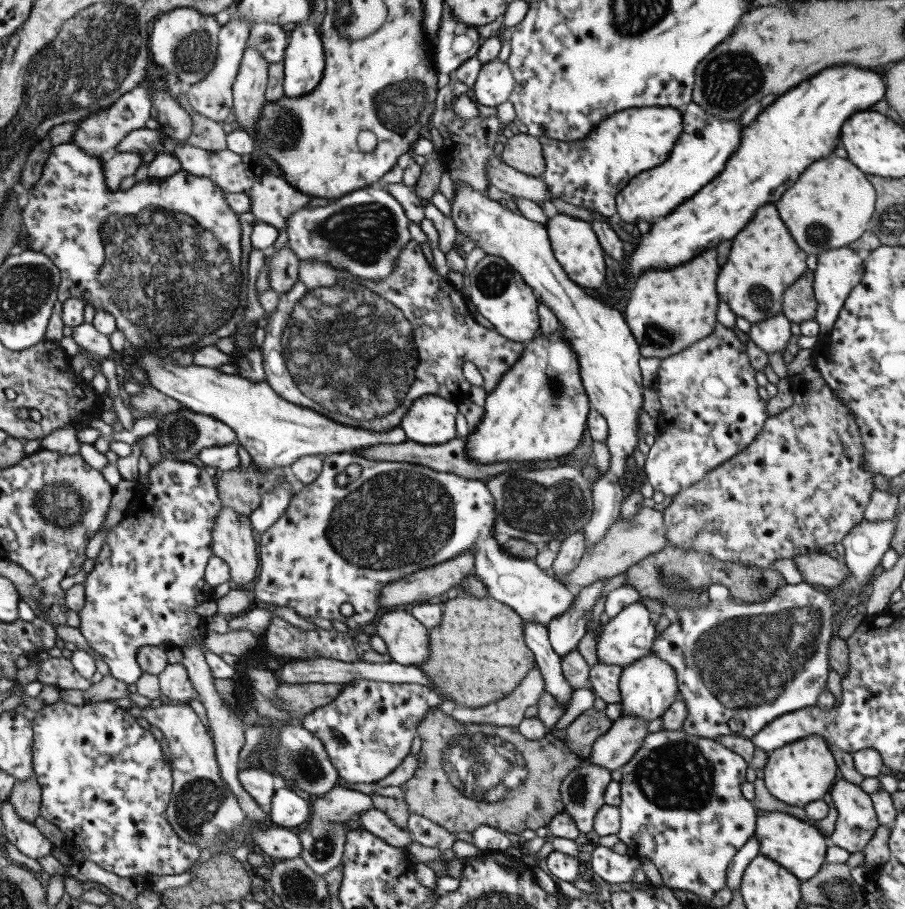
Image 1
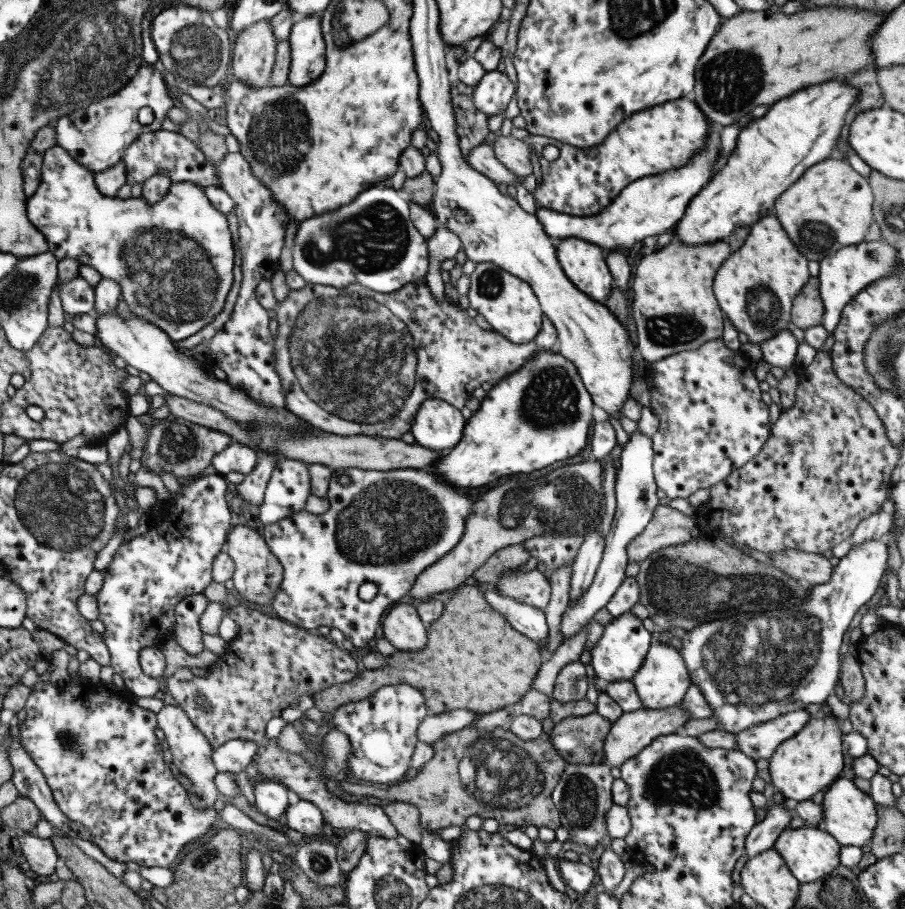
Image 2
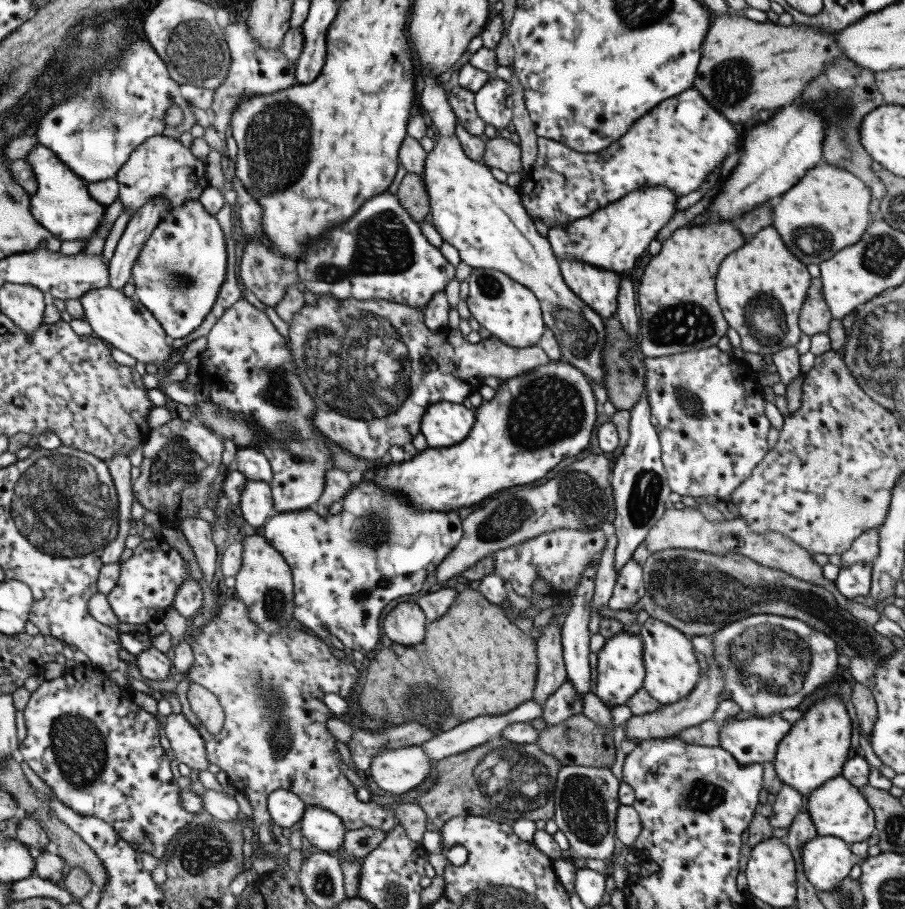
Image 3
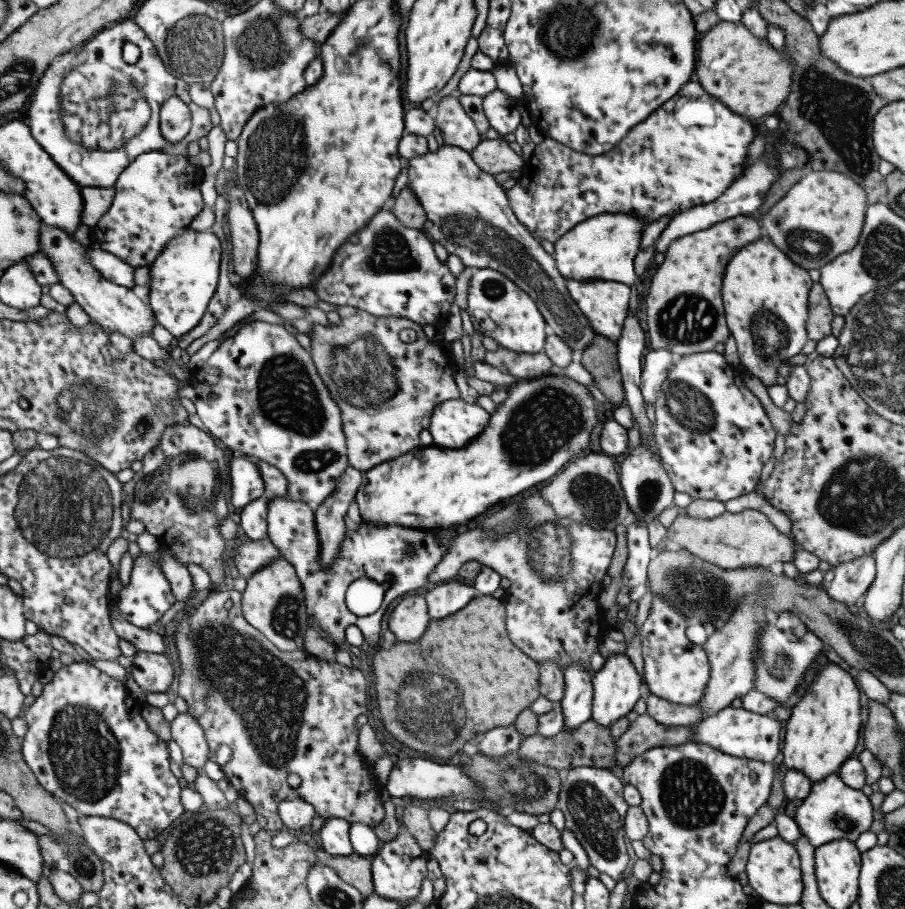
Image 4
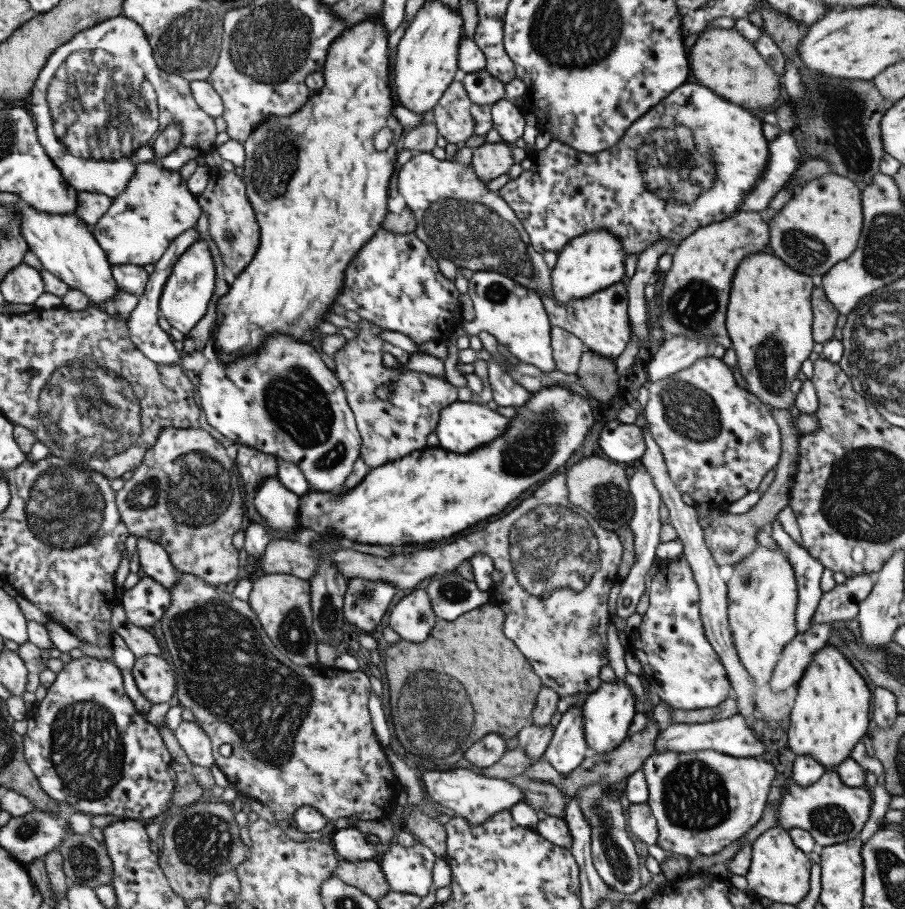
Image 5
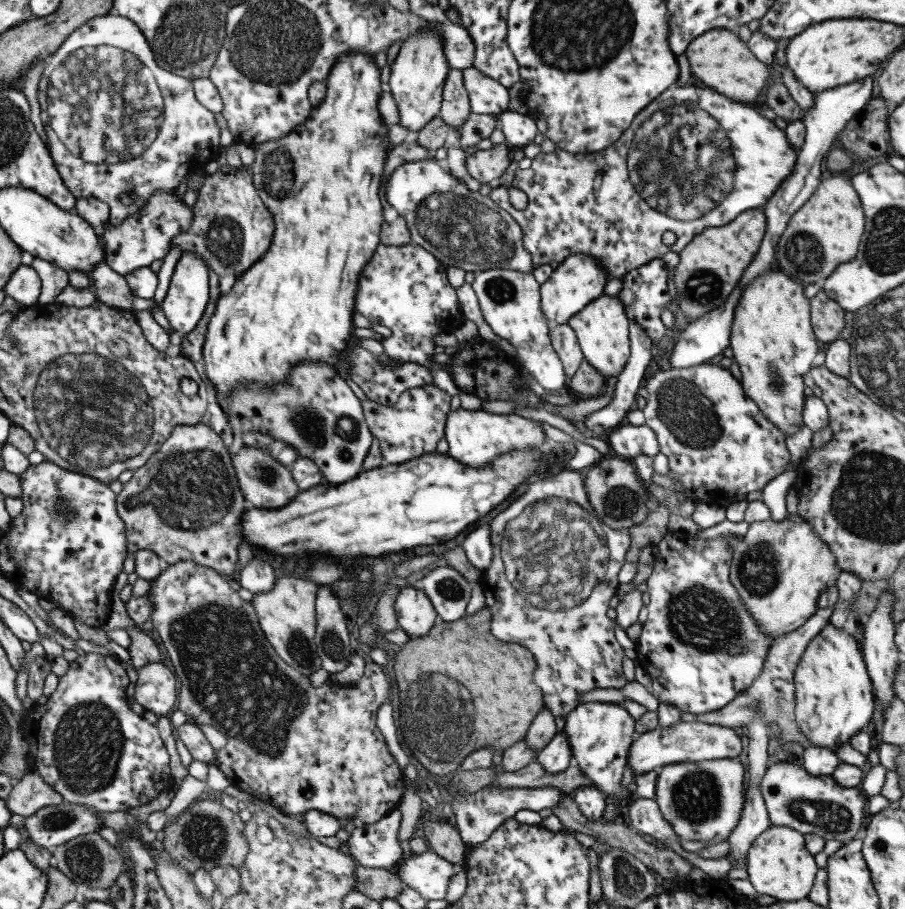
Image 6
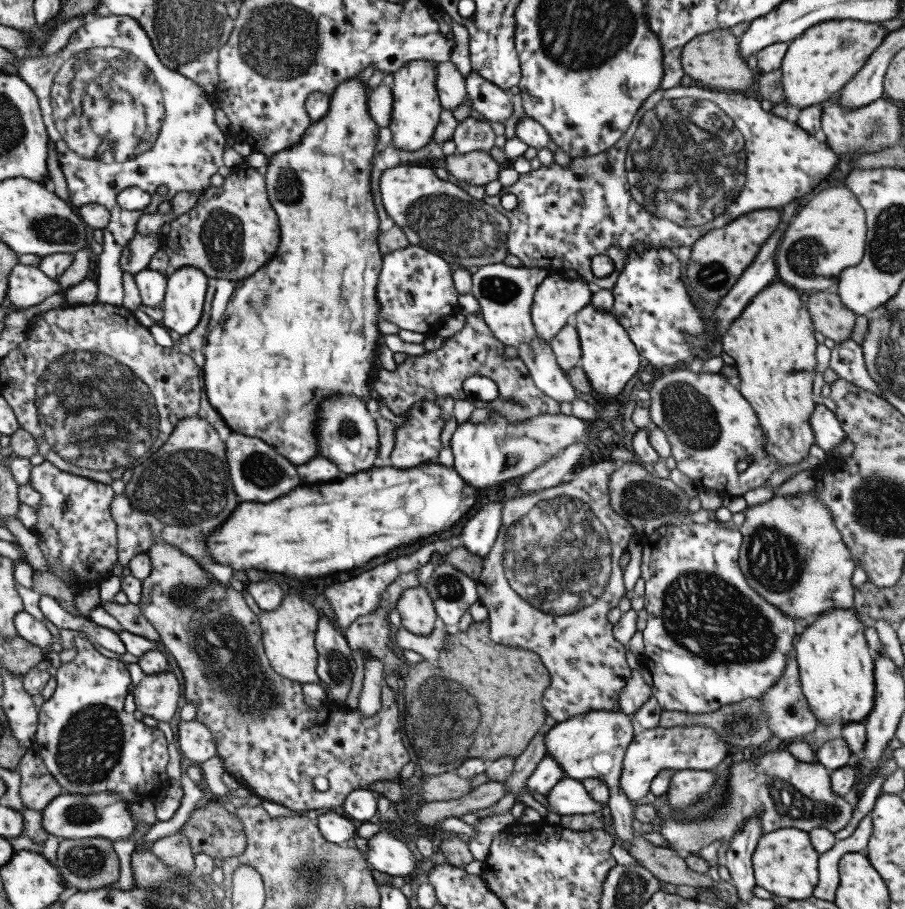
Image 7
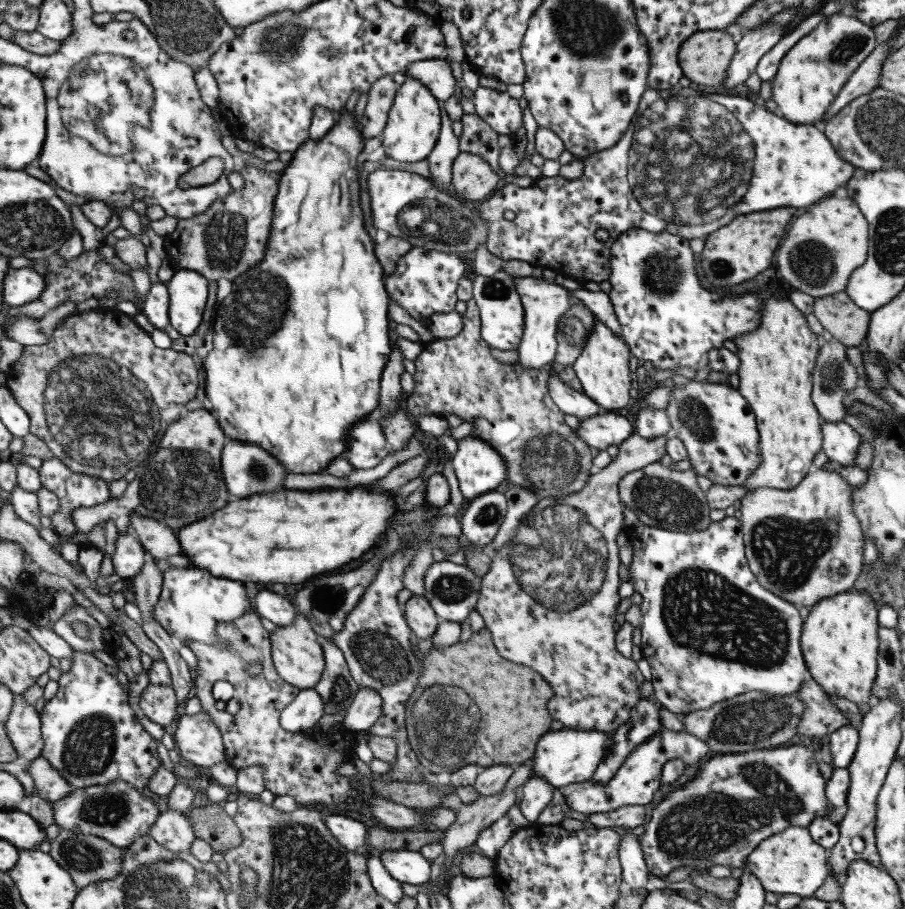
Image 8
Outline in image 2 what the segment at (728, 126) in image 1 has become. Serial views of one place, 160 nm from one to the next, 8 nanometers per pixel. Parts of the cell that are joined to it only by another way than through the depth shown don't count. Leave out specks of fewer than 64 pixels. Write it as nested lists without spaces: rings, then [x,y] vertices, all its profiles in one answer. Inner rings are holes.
[[[709,121],[702,151],[695,153],[681,168],[666,170],[655,176],[644,176],[629,182],[599,213],[577,217],[548,208],[537,208],[534,215],[537,217],[537,222],[541,223],[542,229],[554,241],[575,237],[596,244],[603,252],[619,251],[626,254],[629,248],[633,248],[636,242],[645,236],[657,236],[674,226],[683,216],[689,201],[703,188],[703,185],[708,184],[713,175],[711,170],[719,167],[717,163],[720,162],[719,158],[719,133],[713,129]]]

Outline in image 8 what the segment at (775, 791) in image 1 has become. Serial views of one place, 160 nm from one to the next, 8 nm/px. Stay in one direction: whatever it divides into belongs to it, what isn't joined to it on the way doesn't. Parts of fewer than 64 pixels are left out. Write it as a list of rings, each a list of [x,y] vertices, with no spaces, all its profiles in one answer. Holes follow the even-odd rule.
[[[851,590],[840,592],[835,596],[822,598],[809,608],[809,612],[800,632],[800,649],[802,657],[808,670],[807,674],[824,690],[824,693],[831,696],[838,696],[851,701],[858,706],[870,704],[871,685],[877,675],[877,664],[875,659],[878,651],[877,629],[877,608],[873,599],[866,592]]]

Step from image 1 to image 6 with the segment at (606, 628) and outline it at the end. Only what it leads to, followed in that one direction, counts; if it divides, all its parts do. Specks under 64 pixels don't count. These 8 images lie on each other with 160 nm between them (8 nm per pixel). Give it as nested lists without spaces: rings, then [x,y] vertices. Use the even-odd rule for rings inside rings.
[[[587,702],[579,703],[571,712],[565,716],[565,724],[561,732],[568,738],[570,744],[570,751],[572,754],[572,763],[579,767],[583,772],[583,776],[587,776],[591,780],[594,787],[605,796],[616,796],[620,791],[620,781],[625,767],[626,756],[628,755],[628,748],[634,741],[631,739],[631,734],[635,732],[634,718],[618,704],[602,703],[602,702]]]

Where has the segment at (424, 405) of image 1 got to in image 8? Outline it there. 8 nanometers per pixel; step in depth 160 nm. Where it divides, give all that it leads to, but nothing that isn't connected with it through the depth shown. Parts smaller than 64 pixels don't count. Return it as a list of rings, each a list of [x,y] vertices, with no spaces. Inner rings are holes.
[[[605,412],[591,418],[583,418],[573,433],[594,452],[604,452],[607,446],[618,446],[630,434],[635,433],[635,428],[617,412]],[[467,435],[459,439],[456,445],[450,460],[465,502],[493,491],[506,479],[504,458],[489,443]]]

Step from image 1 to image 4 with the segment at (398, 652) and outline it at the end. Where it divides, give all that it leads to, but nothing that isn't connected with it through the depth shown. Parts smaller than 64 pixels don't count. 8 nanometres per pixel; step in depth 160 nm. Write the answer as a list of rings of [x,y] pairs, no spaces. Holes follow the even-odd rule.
[[[412,595],[395,605],[389,614],[387,628],[400,642],[413,642],[425,632],[430,620],[423,595]]]

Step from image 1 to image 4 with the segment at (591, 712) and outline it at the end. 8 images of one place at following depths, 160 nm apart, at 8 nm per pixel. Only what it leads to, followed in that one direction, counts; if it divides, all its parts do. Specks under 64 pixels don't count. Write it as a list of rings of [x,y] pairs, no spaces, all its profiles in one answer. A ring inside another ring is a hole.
[[[593,719],[583,721],[572,731],[559,731],[555,736],[544,737],[537,734],[526,736],[516,751],[518,757],[537,762],[558,770],[587,766],[591,768],[609,769],[615,763],[615,738],[609,733],[609,728],[597,724]]]

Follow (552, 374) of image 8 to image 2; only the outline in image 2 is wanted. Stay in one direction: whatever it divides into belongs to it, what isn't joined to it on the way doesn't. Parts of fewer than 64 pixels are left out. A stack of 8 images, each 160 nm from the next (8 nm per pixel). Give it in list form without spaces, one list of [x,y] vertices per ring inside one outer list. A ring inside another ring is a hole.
[[[492,262],[475,265],[469,275],[469,290],[466,296],[469,307],[484,318],[491,330],[498,332],[512,344],[531,342],[541,329],[543,315],[531,287]]]

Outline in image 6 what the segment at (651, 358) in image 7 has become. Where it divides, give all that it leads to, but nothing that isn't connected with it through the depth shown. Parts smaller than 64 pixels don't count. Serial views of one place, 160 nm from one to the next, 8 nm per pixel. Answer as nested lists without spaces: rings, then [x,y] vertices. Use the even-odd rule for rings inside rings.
[[[654,258],[633,270],[629,270],[621,277],[621,291],[616,296],[625,308],[627,320],[633,320],[635,324],[639,324],[652,340],[651,347],[658,344],[658,340],[661,340],[666,330],[659,317],[663,309],[668,310],[671,301],[667,292],[667,276],[669,276],[667,268],[669,267],[661,258]]]

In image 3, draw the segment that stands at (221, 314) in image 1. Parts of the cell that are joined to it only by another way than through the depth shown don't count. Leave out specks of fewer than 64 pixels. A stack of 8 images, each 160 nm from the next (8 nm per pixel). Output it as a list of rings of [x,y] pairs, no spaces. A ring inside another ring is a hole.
[[[40,144],[29,151],[25,160],[29,163],[37,183],[30,202],[30,213],[33,218],[60,241],[84,242],[86,238],[91,238],[103,218],[106,206],[93,200],[87,190],[87,182],[73,174],[73,171],[69,170],[69,167],[65,166],[52,150]],[[197,199],[186,200],[181,206],[173,207],[146,238],[130,270],[130,280],[135,287],[132,298],[151,313],[169,339],[183,338],[203,323],[215,303],[225,278],[226,259],[224,234],[215,216],[211,216]]]

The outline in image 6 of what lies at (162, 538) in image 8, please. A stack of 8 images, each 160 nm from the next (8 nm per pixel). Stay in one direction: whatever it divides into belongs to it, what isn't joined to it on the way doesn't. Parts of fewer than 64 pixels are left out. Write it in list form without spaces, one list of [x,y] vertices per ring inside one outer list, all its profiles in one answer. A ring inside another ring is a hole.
[[[180,561],[173,565],[166,565],[165,568],[162,568],[160,576],[151,581],[153,581],[153,587],[147,591],[147,596],[154,604],[154,608],[152,608],[149,622],[152,624],[152,628],[155,628],[155,632],[158,632],[161,644],[163,644],[163,648],[165,648],[165,652],[169,656],[169,662],[173,666],[177,685],[179,685],[177,710],[186,715],[190,722],[200,727],[209,724],[209,726],[213,726],[225,736],[226,744],[214,752],[213,762],[219,771],[223,773],[229,785],[246,792],[253,799],[268,803],[278,809],[279,813],[288,816],[305,813],[309,810],[317,810],[333,816],[335,819],[353,817],[359,825],[369,826],[398,807],[399,799],[404,792],[403,777],[399,766],[387,751],[381,731],[377,729],[375,724],[376,710],[382,702],[388,701],[387,692],[389,692],[387,678],[385,678],[383,670],[377,664],[366,662],[361,677],[352,685],[343,687],[330,681],[317,686],[312,685],[308,676],[299,674],[292,666],[285,664],[279,658],[279,655],[267,642],[260,629],[252,604],[249,601],[243,601],[237,595],[237,591],[233,591],[229,587],[224,576],[193,562]]]

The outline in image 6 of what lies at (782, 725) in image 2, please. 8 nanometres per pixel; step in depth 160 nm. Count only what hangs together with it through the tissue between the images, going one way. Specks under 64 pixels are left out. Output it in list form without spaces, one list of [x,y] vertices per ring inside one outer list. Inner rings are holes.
[[[699,721],[677,723],[665,728],[655,727],[651,731],[637,734],[637,738],[630,744],[625,764],[629,765],[633,775],[631,782],[635,782],[637,776],[657,770],[660,767],[675,762],[699,762],[720,758],[736,758],[741,752],[740,736],[732,728],[705,724]]]

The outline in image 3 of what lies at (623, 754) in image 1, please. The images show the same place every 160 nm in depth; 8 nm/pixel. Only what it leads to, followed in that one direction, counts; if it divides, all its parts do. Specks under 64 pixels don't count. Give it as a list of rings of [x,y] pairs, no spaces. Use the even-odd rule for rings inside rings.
[[[695,635],[690,638],[689,642],[692,644],[692,648],[696,653],[701,652],[706,658],[708,665],[707,671],[703,673],[703,677],[698,678],[698,681],[690,690],[690,693],[681,698],[680,701],[670,705],[661,705],[652,713],[637,716],[631,715],[631,718],[625,721],[624,738],[628,738],[628,740],[645,741],[648,739],[675,737],[686,728],[711,719],[711,715],[715,708],[717,708],[717,704],[724,698],[724,678],[722,678],[722,674],[720,674],[720,668],[718,668],[716,660],[712,657],[714,650],[712,650],[712,641],[709,637]]]

